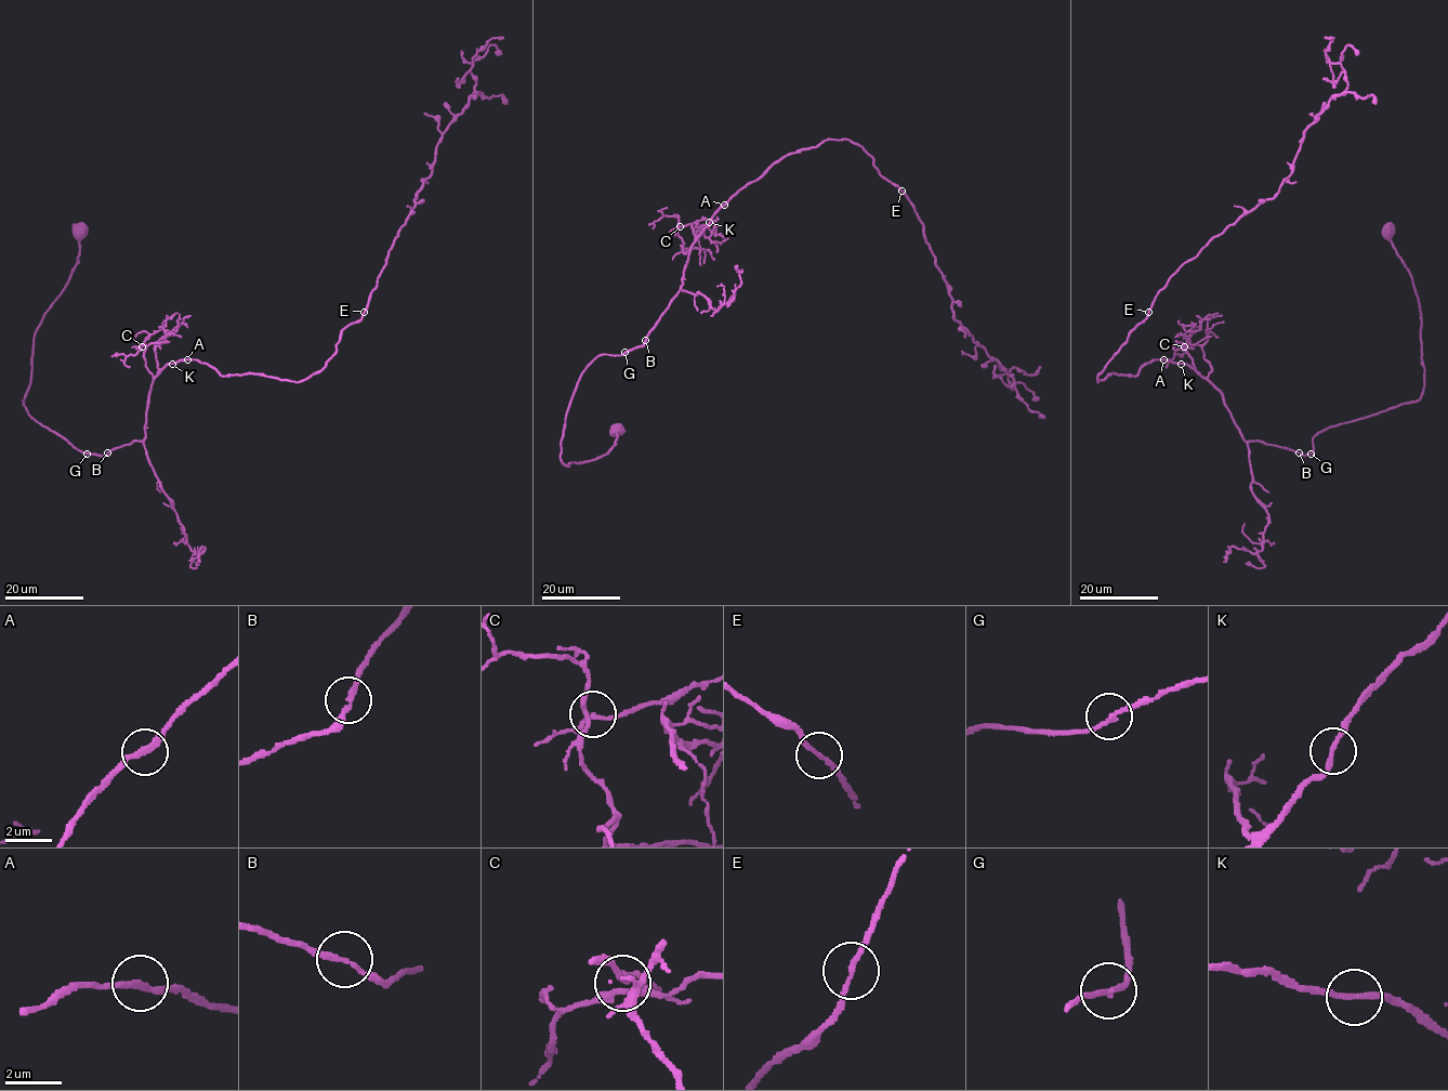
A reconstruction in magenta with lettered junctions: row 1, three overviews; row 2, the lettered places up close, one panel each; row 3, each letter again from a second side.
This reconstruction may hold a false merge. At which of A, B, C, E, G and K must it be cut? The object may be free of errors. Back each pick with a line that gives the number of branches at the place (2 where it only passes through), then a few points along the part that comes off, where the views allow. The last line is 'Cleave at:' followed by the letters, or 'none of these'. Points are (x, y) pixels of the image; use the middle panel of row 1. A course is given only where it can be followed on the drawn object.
Cleave at: none of these

